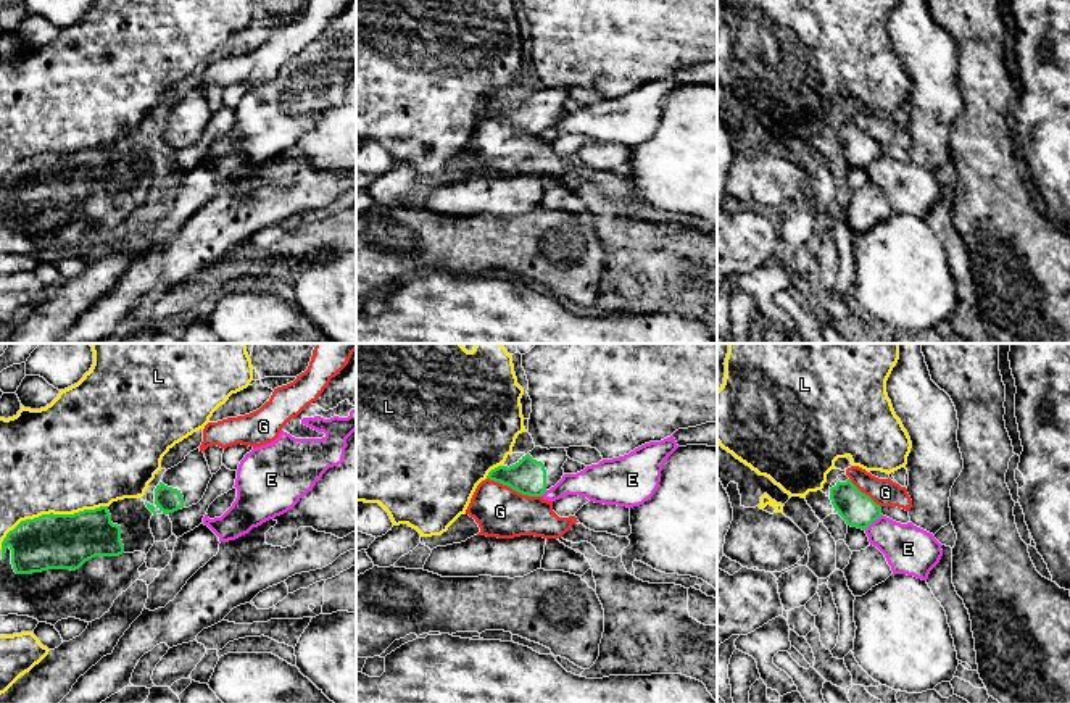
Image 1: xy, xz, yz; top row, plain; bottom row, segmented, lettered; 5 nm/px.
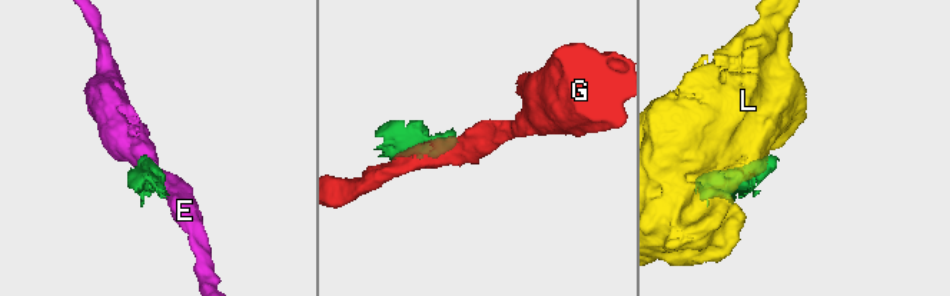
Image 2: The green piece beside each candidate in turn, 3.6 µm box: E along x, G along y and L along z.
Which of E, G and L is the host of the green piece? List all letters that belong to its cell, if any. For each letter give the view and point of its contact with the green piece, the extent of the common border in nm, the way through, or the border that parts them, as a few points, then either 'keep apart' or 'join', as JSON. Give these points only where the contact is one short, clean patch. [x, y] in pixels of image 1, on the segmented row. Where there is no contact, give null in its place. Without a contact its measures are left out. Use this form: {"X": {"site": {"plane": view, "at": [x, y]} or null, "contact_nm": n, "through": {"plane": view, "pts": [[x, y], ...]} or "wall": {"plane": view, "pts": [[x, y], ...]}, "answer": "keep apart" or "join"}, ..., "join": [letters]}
{"E": {"site": {"plane": "yz", "at": [872, 521]}, "contact_nm": 120, "wall": {"plane": "yz", "pts": [[882, 515], [864, 529]]}, "answer": "keep apart"}, "G": {"site": {"plane": "xz", "at": [514, 489]}, "contact_nm": 280, "answer": "keep apart"}, "L": {"site": {"plane": "xy", "at": [50, 513]}, "contact_nm": 600, "answer": "keep apart"}, "join": []}

